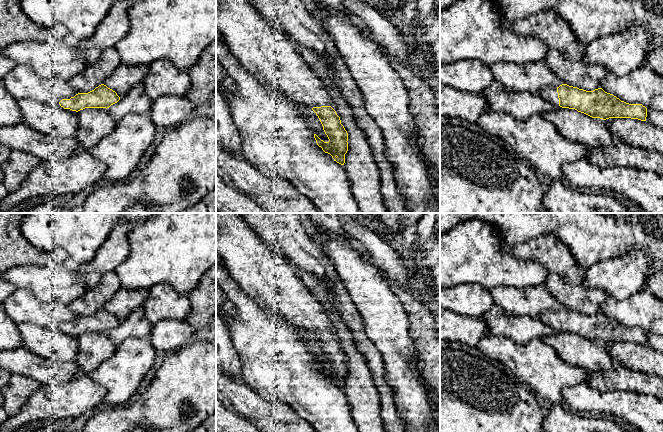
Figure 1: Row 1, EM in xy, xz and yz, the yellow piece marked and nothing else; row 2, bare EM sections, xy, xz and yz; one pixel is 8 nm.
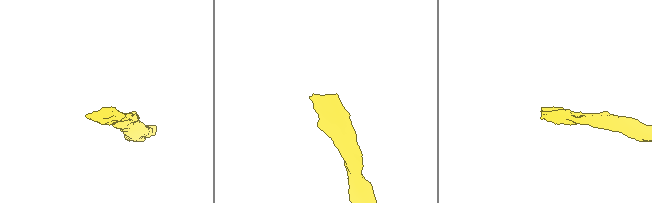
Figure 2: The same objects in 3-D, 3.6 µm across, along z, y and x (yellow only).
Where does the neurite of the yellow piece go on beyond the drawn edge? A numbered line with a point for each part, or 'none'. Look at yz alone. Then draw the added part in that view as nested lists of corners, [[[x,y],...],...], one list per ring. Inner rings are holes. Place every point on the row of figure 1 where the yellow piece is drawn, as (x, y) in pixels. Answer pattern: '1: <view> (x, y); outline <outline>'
1: yz (549, 93); outline [[[547,86],[547,87],[542,88],[538,93],[544,100],[554,105],[559,105],[557,88],[552,87],[552,86]]]

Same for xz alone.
1: xz (265, 51); outline [[[216,0],[216,29],[222,33],[231,53],[263,85],[282,90],[294,102],[305,107],[332,106],[332,97],[322,81],[295,51],[289,39],[279,29],[268,25],[249,0]]]

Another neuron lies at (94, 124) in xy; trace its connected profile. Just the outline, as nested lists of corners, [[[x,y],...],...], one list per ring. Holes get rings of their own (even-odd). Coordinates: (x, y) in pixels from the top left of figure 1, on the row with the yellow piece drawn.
[[[85,108],[78,111],[76,115],[78,129],[75,137],[86,150],[91,149],[102,138],[112,133],[117,125],[106,108]]]

